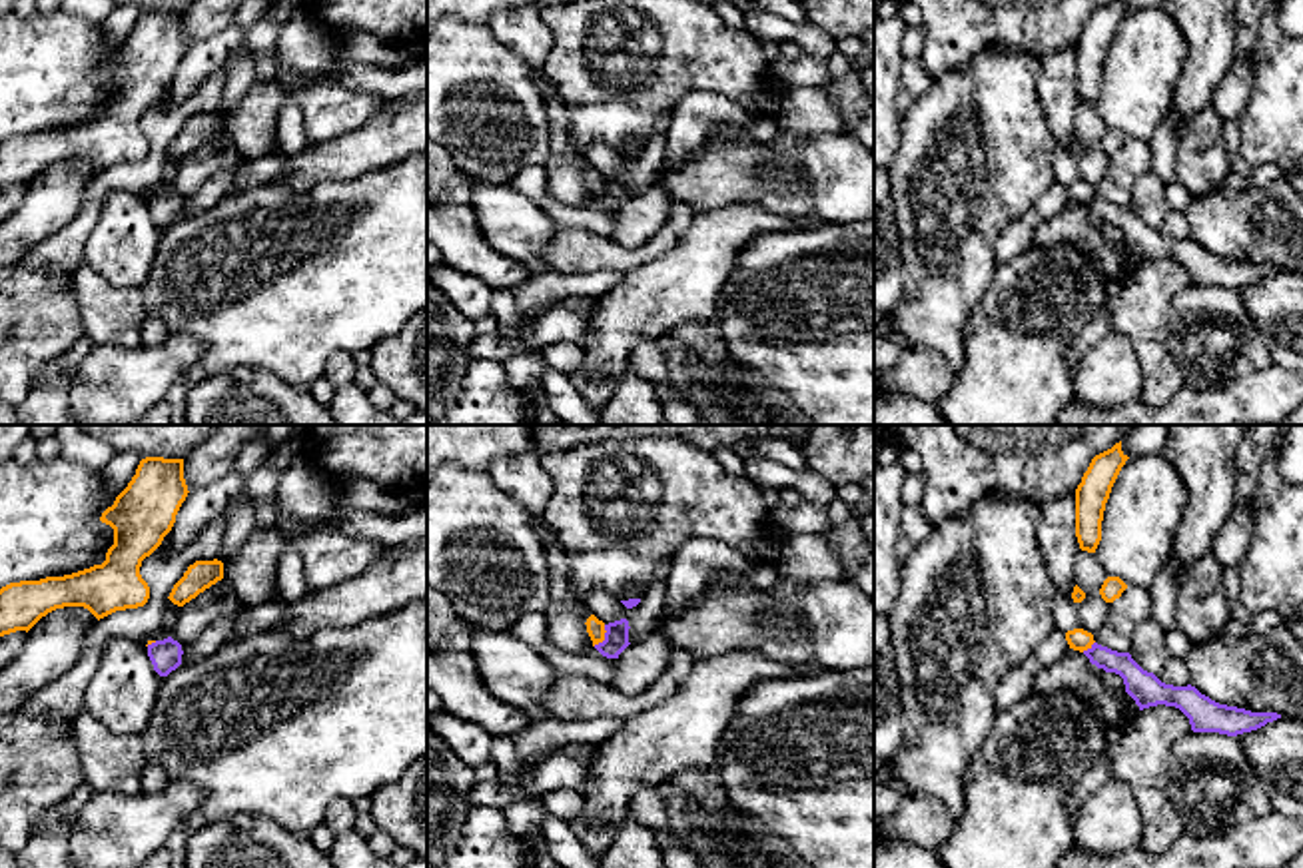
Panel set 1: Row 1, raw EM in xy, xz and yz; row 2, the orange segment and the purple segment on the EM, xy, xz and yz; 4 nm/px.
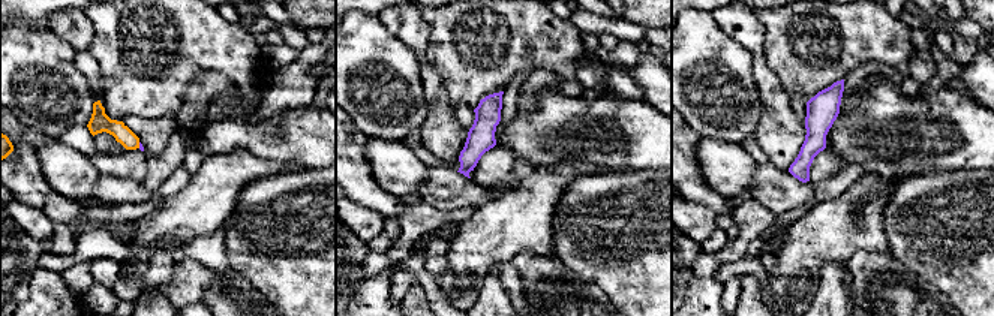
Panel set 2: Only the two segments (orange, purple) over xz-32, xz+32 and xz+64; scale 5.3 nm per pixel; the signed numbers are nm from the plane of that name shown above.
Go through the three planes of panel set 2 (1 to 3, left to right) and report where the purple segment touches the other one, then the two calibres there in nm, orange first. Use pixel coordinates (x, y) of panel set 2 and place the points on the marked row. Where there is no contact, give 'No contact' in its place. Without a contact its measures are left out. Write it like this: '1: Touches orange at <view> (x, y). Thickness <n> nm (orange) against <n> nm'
1: Touches orange at xz-32 (138, 146). Thickness 110 nm (orange) against 20 nm
2: No contact
3: No contact

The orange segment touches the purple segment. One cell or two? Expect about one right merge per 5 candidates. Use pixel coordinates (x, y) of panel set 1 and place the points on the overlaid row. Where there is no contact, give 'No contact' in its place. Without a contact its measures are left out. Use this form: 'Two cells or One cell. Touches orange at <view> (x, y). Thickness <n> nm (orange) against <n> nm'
Two cells. Touches orange at xz (603, 637). Thickness 70 nm (orange) against 100 nm

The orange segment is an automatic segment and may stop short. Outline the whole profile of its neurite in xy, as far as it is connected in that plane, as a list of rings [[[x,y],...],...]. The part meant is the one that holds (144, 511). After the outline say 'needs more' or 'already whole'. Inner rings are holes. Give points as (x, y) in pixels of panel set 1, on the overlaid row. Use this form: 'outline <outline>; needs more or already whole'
outline [[[142,459],[128,487],[100,517],[114,529],[106,561],[72,575],[2,587],[0,637],[28,633],[42,617],[64,607],[84,607],[98,621],[144,607],[150,587],[140,575],[142,561],[172,531],[188,493],[184,459]]]; already whole

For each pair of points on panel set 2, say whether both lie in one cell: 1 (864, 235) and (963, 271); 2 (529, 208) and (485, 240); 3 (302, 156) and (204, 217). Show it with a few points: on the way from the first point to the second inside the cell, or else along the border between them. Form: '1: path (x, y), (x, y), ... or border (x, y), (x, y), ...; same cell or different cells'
1: border (883, 210), (883, 231), (889, 250); different cells
2: path (519, 219), (495, 229); same cell
3: path (276, 156), (255, 159), (222, 192); same cell

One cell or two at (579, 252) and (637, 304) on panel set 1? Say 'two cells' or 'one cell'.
two cells

